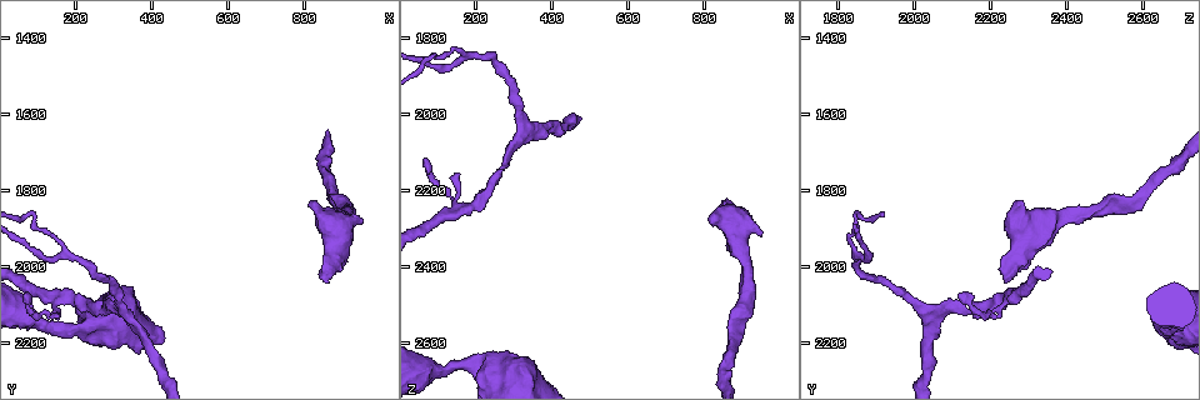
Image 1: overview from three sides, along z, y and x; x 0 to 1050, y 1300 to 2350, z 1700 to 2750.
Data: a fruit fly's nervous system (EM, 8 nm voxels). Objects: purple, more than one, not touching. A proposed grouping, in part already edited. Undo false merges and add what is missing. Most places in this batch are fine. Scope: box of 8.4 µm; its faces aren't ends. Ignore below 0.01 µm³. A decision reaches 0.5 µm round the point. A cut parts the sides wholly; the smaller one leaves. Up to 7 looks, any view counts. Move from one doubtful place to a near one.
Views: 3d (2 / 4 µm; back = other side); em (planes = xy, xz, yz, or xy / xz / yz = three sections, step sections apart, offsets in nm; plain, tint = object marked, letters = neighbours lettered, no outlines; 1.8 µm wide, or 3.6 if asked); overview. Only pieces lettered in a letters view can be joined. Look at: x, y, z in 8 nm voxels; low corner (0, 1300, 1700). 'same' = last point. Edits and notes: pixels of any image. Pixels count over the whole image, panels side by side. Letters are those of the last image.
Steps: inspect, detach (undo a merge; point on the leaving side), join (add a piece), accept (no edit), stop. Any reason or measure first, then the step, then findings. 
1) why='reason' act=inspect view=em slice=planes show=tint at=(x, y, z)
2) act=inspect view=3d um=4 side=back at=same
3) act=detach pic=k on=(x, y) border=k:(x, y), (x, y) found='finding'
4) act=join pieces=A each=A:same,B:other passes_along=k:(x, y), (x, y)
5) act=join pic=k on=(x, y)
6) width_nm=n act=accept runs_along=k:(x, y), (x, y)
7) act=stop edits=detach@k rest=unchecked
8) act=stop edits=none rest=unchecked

why='branch stops here' act=inspect view=em slice=xz step=16 show=letters at=(860, 2040, 2235)

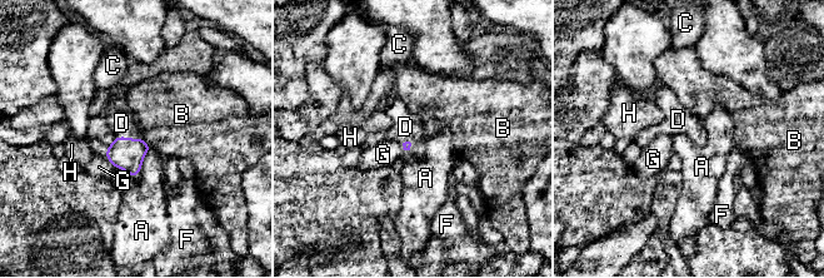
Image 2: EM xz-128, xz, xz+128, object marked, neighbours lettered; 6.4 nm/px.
act=join pieces=D each=A:other,B:other,C:other,D:same,F:other,G:other,H:other found='it goes on there'

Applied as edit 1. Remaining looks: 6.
why='three-way junction' act=inspect view=3d um=2 at=(320, 2115, 2035)

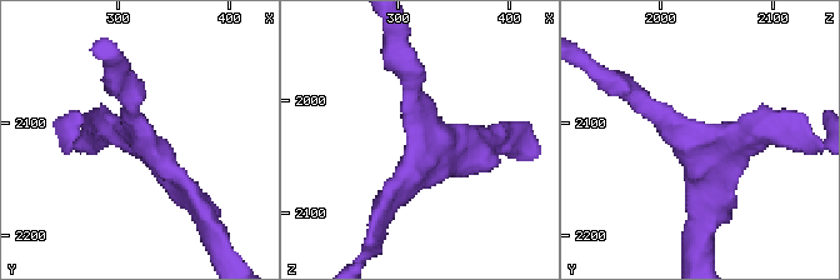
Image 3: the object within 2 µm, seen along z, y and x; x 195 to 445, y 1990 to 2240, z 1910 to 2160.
arms=3 why='need the tissue' act=inspect view=em slice=planes show=plain at=(320, 2112, 2034)

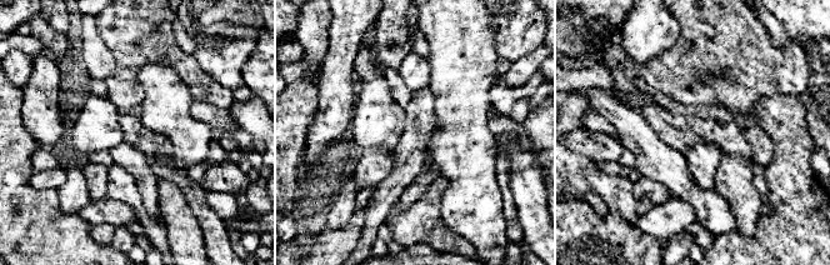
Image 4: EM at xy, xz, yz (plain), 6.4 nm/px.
act=inspect view=em slice=planes show=letters at=same

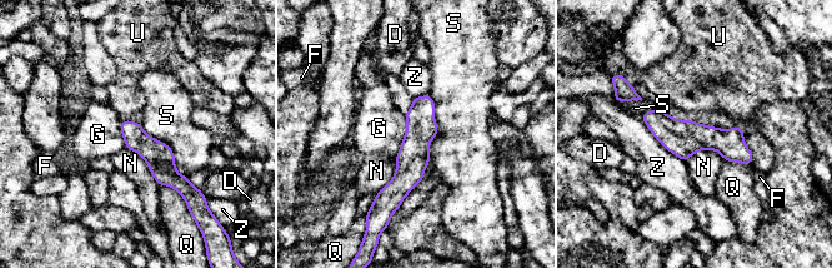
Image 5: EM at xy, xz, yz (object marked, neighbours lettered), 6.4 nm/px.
act=accept each=D:other,F:other,G:other,N:other,Q:other,S:other,U:other,Z:other found='one neuron here'

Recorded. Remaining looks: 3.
why='two arms in line, one across' act=inspect view=3d um=4 at=(195, 2085, 2245)

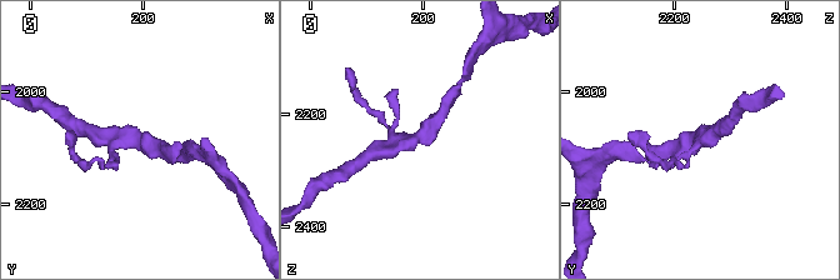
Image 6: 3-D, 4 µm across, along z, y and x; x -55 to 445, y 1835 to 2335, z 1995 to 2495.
act=inspect view=em slice=xy step=8 show=tint at=(185, 2080, 2245)

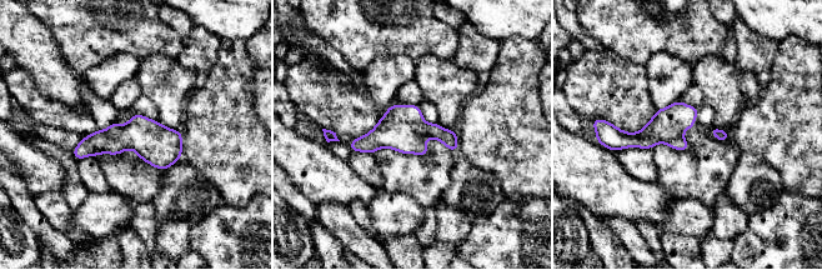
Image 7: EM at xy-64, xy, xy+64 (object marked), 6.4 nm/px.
why='another direction' act=inspect view=em slice=xz step=4 show=letters at=same

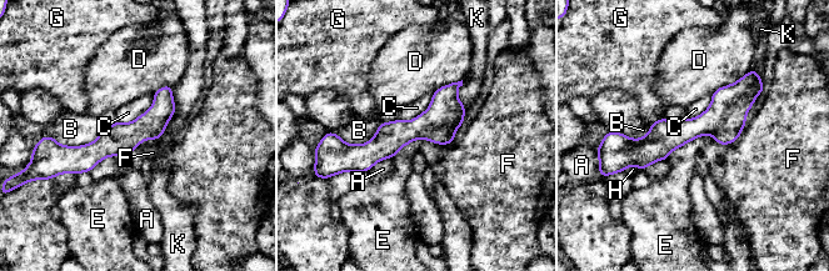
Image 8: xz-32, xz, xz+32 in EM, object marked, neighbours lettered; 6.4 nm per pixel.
act=accept each=A:other,B:other,C:other,D:other,E:other,F:other,G:other,H:other,K:other runs_along=8:(757, 89), (655, 145), (622, 137) found='continuous, no second neuron'

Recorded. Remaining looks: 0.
act=stop edits=join@2 rest=unchecked

